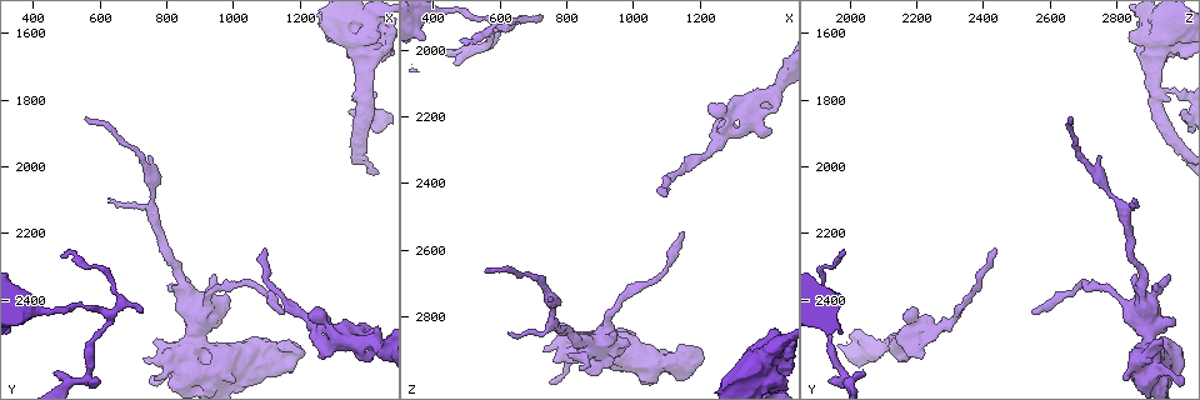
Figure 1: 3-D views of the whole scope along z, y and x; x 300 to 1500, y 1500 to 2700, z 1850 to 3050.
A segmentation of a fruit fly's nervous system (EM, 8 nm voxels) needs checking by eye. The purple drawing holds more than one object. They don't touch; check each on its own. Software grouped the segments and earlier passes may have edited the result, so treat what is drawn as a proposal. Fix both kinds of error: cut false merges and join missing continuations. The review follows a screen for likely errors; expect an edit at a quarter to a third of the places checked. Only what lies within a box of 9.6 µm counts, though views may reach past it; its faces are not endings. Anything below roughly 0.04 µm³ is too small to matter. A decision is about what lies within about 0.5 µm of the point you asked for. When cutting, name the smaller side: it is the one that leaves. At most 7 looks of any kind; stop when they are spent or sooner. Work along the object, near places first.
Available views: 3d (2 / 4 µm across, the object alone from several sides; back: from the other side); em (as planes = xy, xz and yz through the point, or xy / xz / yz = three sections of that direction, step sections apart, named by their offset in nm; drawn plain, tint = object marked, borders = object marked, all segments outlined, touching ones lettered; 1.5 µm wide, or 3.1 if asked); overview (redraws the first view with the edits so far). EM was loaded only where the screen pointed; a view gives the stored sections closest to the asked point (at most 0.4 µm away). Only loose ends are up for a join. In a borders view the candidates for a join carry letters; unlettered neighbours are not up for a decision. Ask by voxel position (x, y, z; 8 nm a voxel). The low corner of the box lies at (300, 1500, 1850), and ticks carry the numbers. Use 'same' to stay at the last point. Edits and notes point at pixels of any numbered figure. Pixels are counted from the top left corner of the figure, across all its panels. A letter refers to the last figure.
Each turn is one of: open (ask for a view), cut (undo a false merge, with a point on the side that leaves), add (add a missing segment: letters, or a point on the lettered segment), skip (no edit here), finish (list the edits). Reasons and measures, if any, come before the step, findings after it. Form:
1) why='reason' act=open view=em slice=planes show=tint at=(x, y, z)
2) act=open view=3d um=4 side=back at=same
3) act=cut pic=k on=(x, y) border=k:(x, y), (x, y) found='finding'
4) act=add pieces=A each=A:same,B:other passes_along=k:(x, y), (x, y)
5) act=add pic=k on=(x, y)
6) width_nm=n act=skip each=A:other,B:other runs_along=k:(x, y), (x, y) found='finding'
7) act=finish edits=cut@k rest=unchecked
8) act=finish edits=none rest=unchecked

act=open view=3d um=2 at=(770, 2640, 2820)

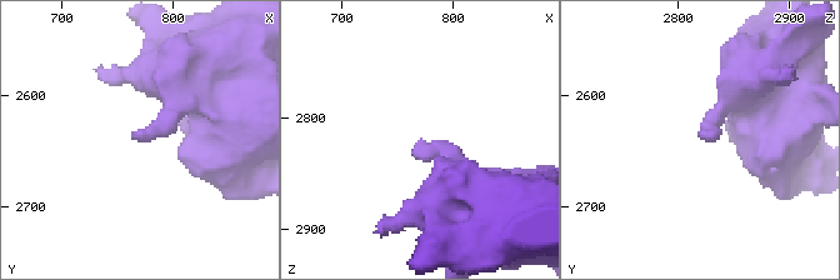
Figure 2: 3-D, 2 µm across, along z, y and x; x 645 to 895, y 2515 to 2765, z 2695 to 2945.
why='now the EM' act=open view=em slice=xy step=8 show=tint at=(764, 2638, 2824)

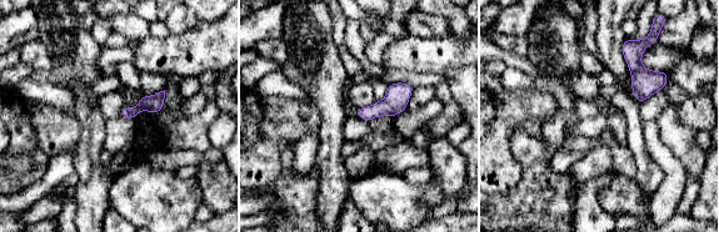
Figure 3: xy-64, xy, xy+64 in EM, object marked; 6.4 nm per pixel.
act=open view=em slice=planes show=borders at=same

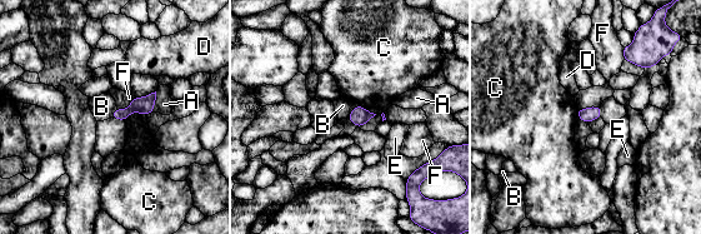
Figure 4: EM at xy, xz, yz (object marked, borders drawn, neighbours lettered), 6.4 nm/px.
act=skip each=A:other,B:other,C:other,D:other,E:other,F:other border=4:(116, 106), (110, 116) found='none of them fits'

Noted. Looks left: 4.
why='thin end' act=open view=3d um=4 at=(1100, 2250, 2440)

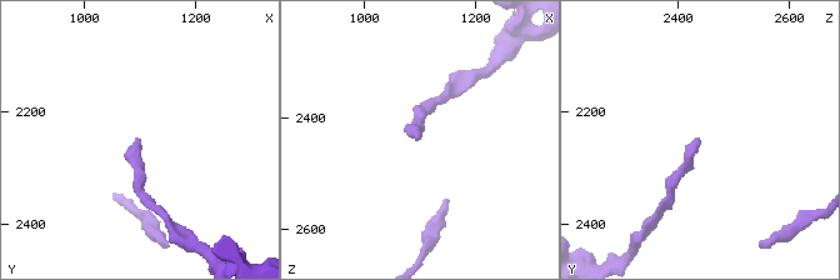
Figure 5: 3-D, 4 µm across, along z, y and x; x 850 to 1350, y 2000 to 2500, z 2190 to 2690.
why='now the EM' act=open view=em slice=planes show=borders at=(1095, 2250, 2440)

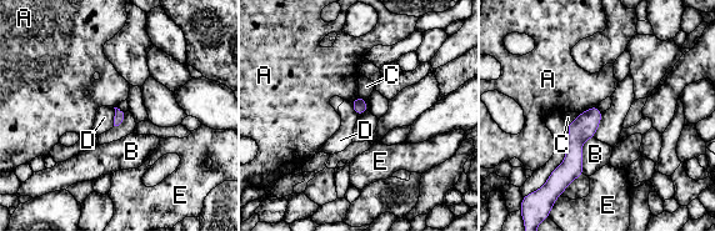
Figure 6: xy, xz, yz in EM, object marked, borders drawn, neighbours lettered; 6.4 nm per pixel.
act=skip each=A:other,B:other,C:other,D:other,E:other border=6:(114, 108), (114, 119), (110, 127) found='none of them fits'

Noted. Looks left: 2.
why='three arms meet' act=open view=3d um=2 at=(1400, 1770, 2910)

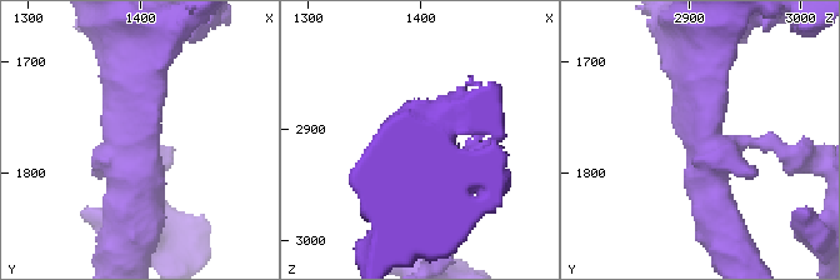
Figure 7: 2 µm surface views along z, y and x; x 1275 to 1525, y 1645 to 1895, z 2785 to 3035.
arms=3 arm_widths_nm=180,220,320 act=open view=em slice=planes show=borders at=(1390, 1782, 2918)

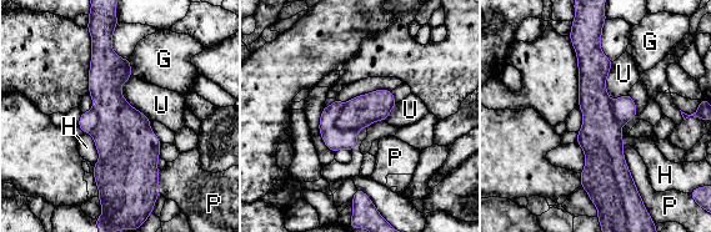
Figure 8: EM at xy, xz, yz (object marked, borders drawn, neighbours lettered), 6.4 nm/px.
width_nm=260 act=cut pic=8 on=(335, 139) each=G:other,H:other,P:other,U:other border=8:(344, 104), (336, 125), (356, 131) found='two neurons meet here'

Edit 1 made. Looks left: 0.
act=finish edits=cut@8 rest=unchecked

